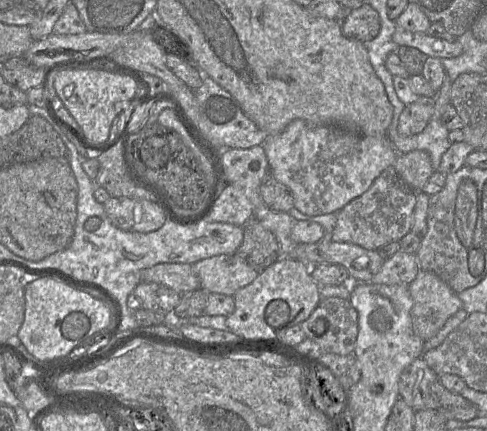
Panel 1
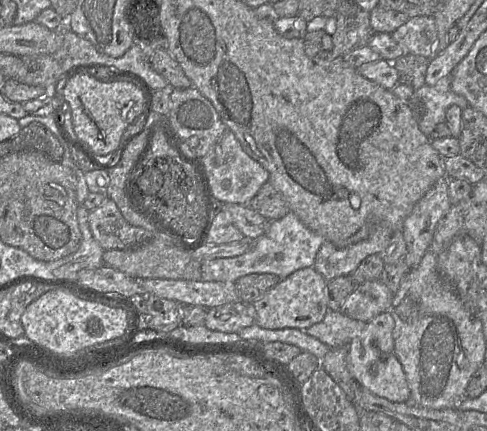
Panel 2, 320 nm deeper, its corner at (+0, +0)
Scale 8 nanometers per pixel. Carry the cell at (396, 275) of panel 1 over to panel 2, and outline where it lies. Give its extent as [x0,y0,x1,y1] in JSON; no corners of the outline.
[339,279,393,323]

